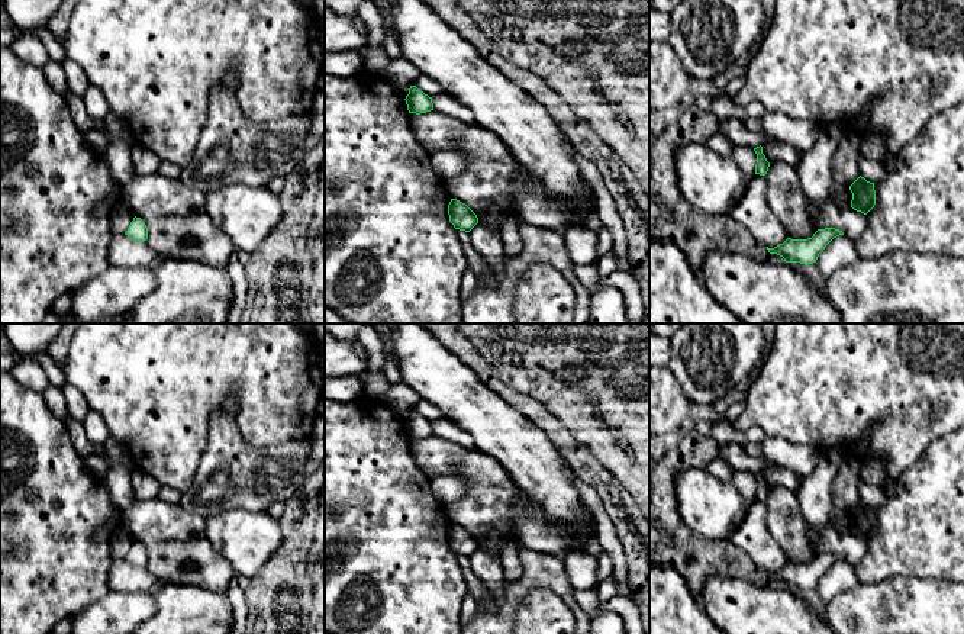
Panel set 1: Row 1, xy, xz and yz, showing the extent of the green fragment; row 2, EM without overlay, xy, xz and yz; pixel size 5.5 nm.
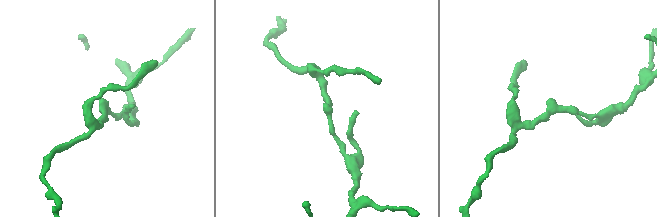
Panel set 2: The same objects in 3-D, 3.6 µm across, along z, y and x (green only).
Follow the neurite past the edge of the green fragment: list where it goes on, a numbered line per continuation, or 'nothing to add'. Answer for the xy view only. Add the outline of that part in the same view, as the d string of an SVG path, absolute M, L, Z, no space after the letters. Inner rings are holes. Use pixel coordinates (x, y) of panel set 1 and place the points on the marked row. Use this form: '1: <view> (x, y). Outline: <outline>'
nothing to add

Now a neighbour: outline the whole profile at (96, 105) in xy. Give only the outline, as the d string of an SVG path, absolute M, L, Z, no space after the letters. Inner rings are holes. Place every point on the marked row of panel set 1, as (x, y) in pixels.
M90 84L81 97L86 104L87 113L93 119L103 120L110 113L104 93L99 87Z

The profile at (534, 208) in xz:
M518 161L513 186L518 189L513 196L515 212L519 221L529 226L564 232L574 225L577 216L583 215L594 205L593 193L580 193L571 202L558 202L548 197L542 190L542 186Z

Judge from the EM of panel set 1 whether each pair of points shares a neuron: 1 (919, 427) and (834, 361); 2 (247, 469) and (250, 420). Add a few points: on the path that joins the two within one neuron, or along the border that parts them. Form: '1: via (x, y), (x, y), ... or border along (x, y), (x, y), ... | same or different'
1: via (898, 405), (856, 363) | same
2: border along (235, 412), (239, 434), (250, 446), (281, 443) | different

